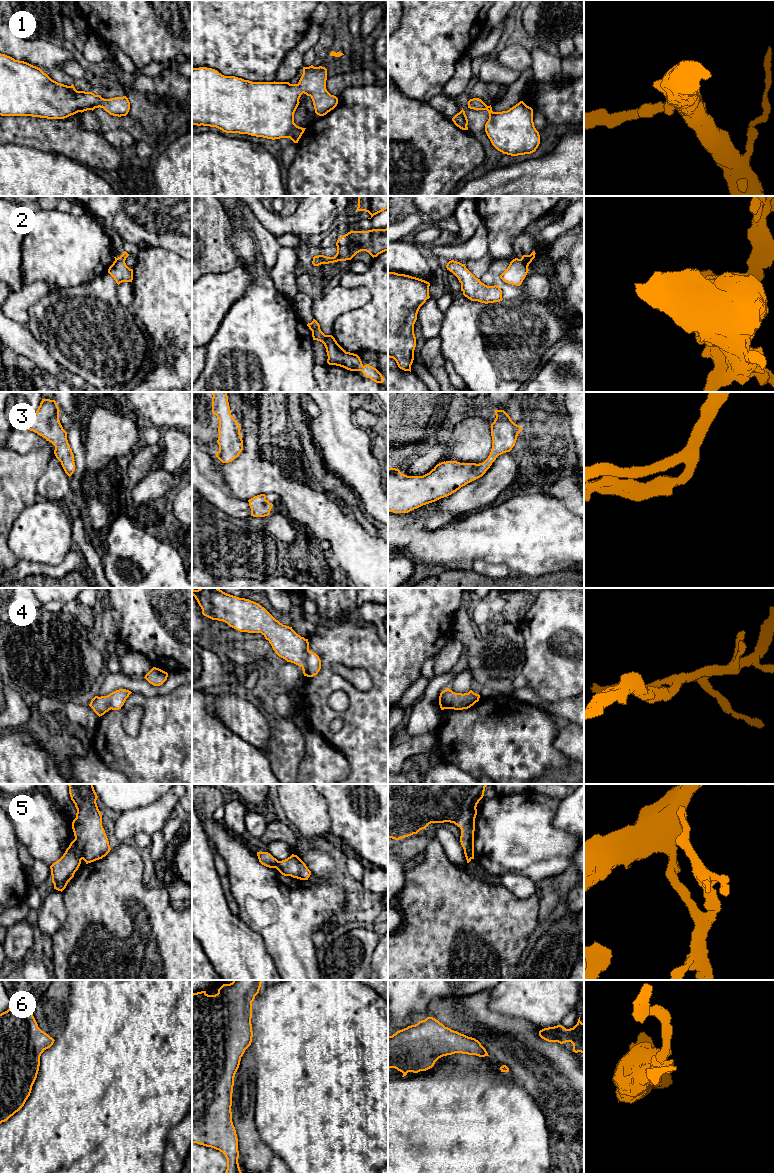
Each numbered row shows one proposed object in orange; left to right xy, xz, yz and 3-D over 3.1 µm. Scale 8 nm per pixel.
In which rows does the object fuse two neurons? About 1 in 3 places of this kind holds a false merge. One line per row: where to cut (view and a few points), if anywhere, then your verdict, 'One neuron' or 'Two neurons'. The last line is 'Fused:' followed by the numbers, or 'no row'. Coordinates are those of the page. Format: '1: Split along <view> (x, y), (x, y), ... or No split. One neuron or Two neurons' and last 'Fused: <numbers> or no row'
1: No split. One neuron
2: Split along xy (115, 259), (124, 262). Two neurons
3: No split. One neuron
4: No split. One neuron
5: Split along xy (74, 839), (82, 858). Two neurons
6: No split. One neuron
Fused: 2, 5

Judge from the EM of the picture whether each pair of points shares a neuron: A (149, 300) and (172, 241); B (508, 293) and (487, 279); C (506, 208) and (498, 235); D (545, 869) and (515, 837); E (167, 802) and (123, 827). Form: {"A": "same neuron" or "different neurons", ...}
{"A": "different neurons", "B": "same neuron", "C": "same neuron", "D": "same neuron", "E": "same neuron"}

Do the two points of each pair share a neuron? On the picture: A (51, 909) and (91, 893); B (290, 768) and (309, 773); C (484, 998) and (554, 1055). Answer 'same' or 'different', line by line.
A: different
B: different
C: same

